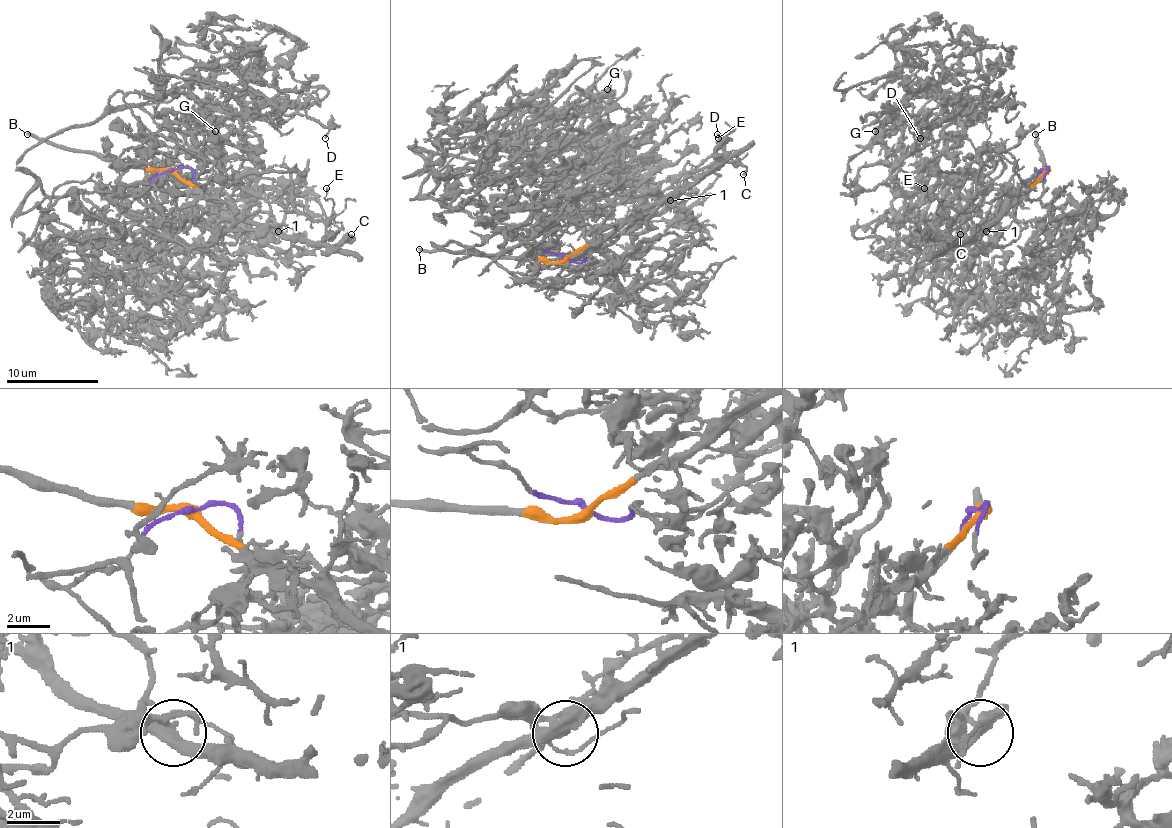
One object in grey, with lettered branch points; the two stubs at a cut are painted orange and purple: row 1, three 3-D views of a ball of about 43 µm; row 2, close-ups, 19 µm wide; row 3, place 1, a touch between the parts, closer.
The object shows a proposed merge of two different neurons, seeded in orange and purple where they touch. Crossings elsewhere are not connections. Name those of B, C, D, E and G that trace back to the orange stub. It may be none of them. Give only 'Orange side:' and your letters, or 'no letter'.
Orange side: B, C, E

